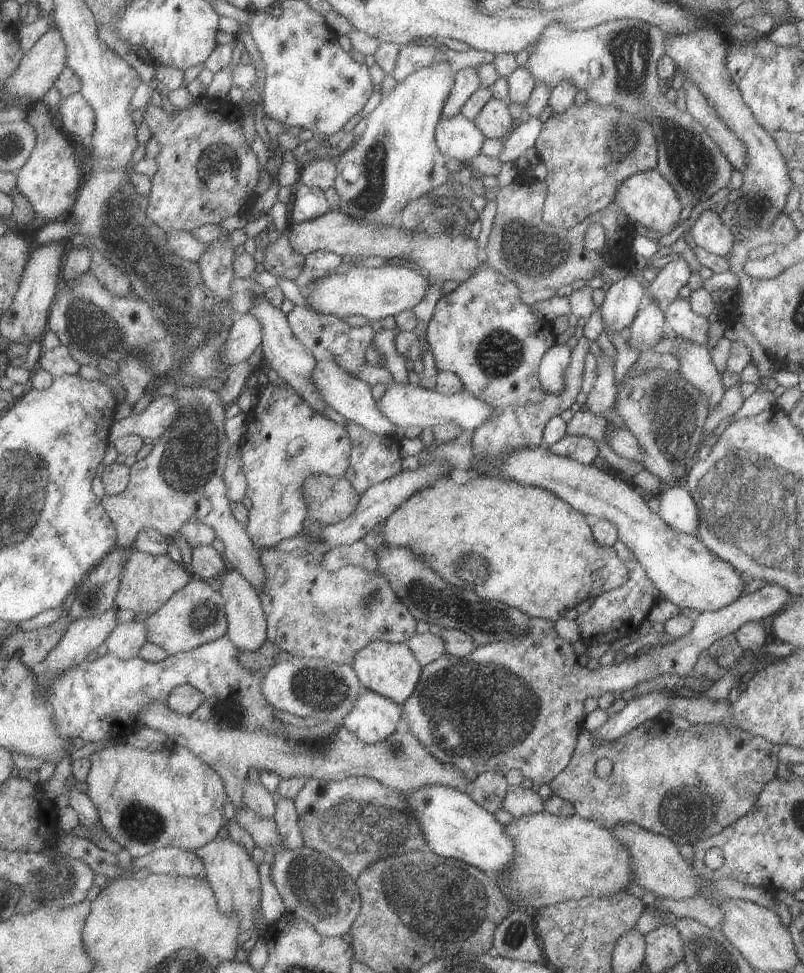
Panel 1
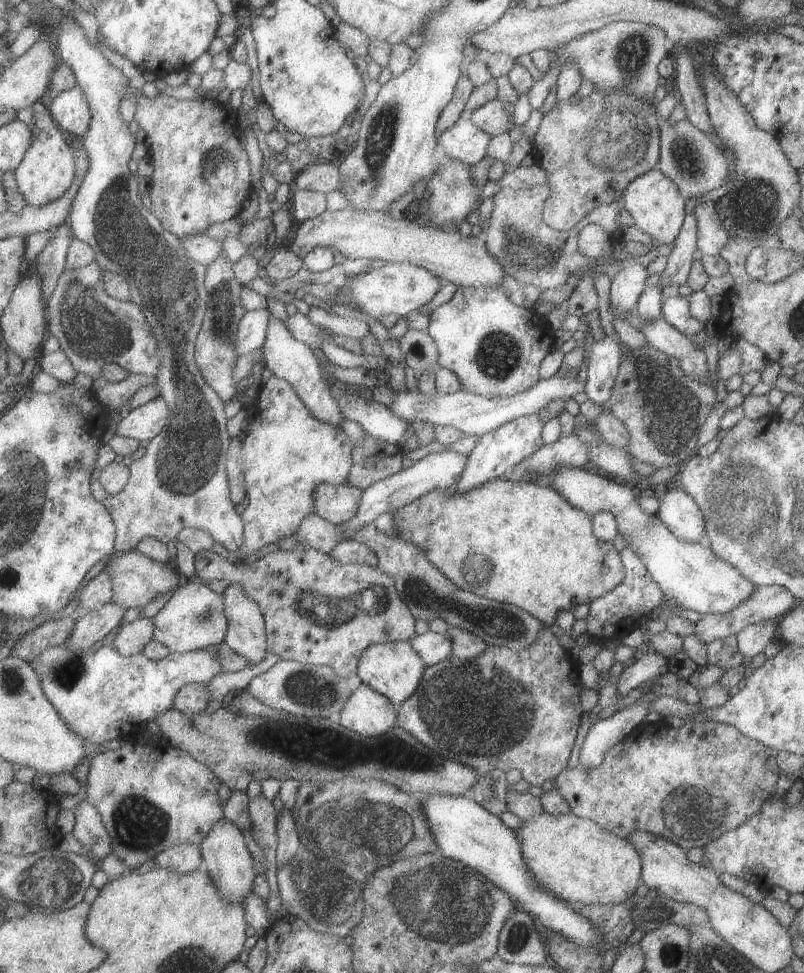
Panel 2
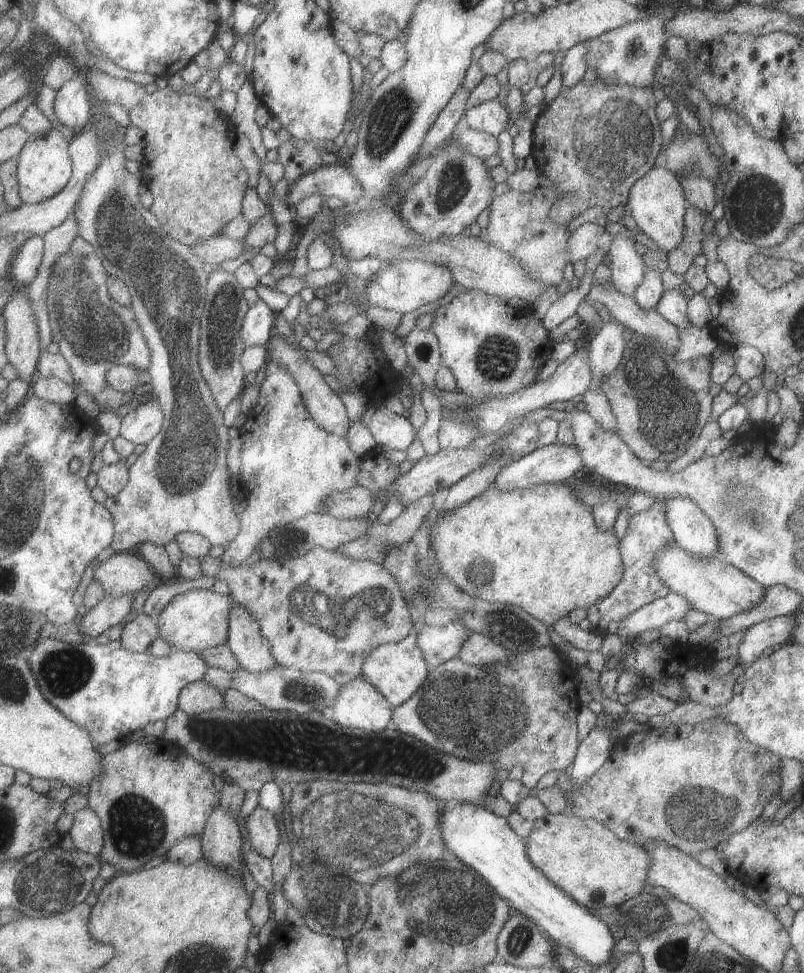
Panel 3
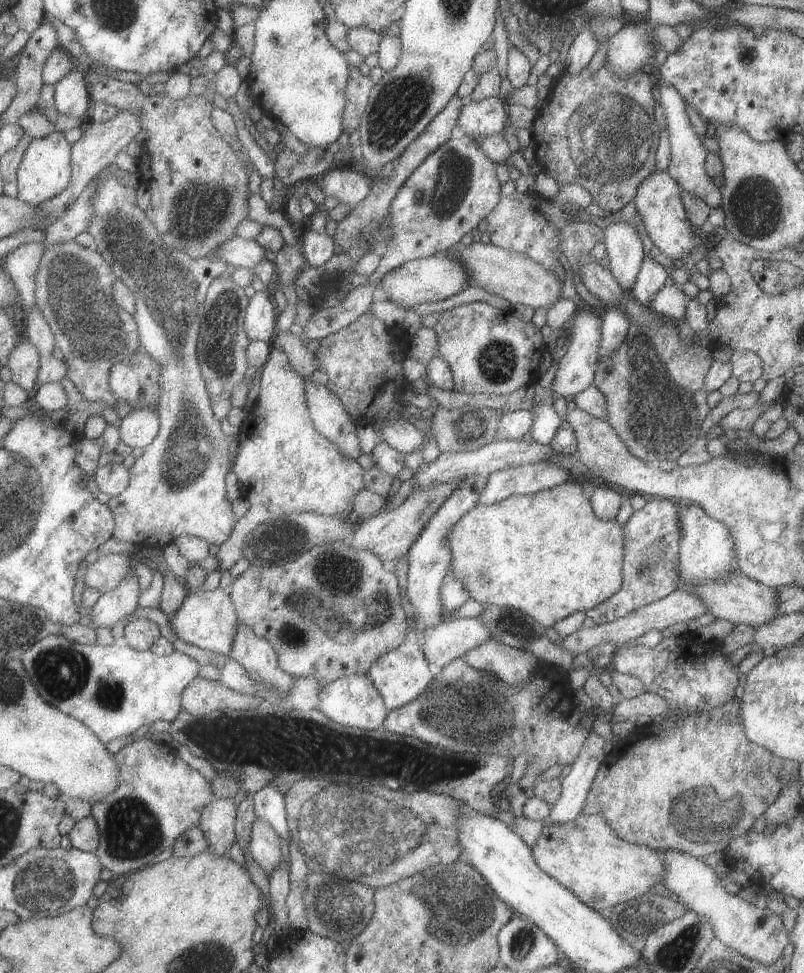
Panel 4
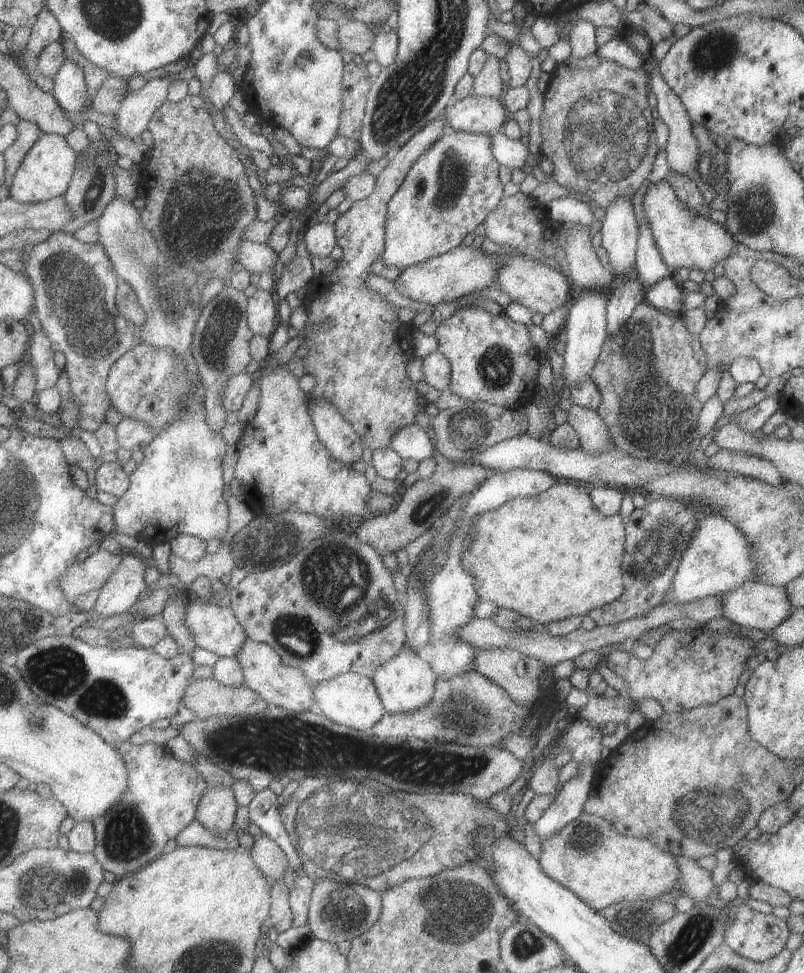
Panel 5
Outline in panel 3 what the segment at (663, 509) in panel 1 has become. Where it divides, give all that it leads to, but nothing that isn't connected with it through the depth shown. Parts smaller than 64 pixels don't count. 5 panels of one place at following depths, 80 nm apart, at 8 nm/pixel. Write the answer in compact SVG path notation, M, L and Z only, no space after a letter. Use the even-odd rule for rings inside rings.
M681 495L668 498L664 500L664 515L674 542L682 551L699 558L716 556L716 530L695 502Z

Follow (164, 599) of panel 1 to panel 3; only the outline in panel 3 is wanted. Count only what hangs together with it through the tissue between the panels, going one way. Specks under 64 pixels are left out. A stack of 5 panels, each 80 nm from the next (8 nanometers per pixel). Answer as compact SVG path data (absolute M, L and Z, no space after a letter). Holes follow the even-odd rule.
M138 552L114 553L97 568L93 575L106 588L107 596L123 597L130 594L137 599L146 588L154 589L163 578L150 562Z

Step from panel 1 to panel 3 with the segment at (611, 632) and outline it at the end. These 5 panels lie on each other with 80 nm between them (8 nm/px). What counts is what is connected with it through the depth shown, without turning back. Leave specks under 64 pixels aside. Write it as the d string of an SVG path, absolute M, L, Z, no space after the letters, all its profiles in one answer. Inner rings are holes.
M664 499L653 502L647 511L630 513L626 533L620 539L618 546L623 565L621 580L605 598L595 601L586 608L586 618L591 624L589 631L603 638L628 614L663 598L668 593L668 588L658 579L654 571L652 560L663 547L673 542L673 533L665 520Z

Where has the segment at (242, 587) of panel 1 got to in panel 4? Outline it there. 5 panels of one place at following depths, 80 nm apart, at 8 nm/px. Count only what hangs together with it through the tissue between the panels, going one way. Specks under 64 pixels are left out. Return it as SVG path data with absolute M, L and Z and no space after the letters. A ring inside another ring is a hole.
M241 621L230 656L239 661L258 681L267 681L270 685L279 687L286 696L290 693L295 677L280 665L280 658L273 643L257 635L253 628Z

